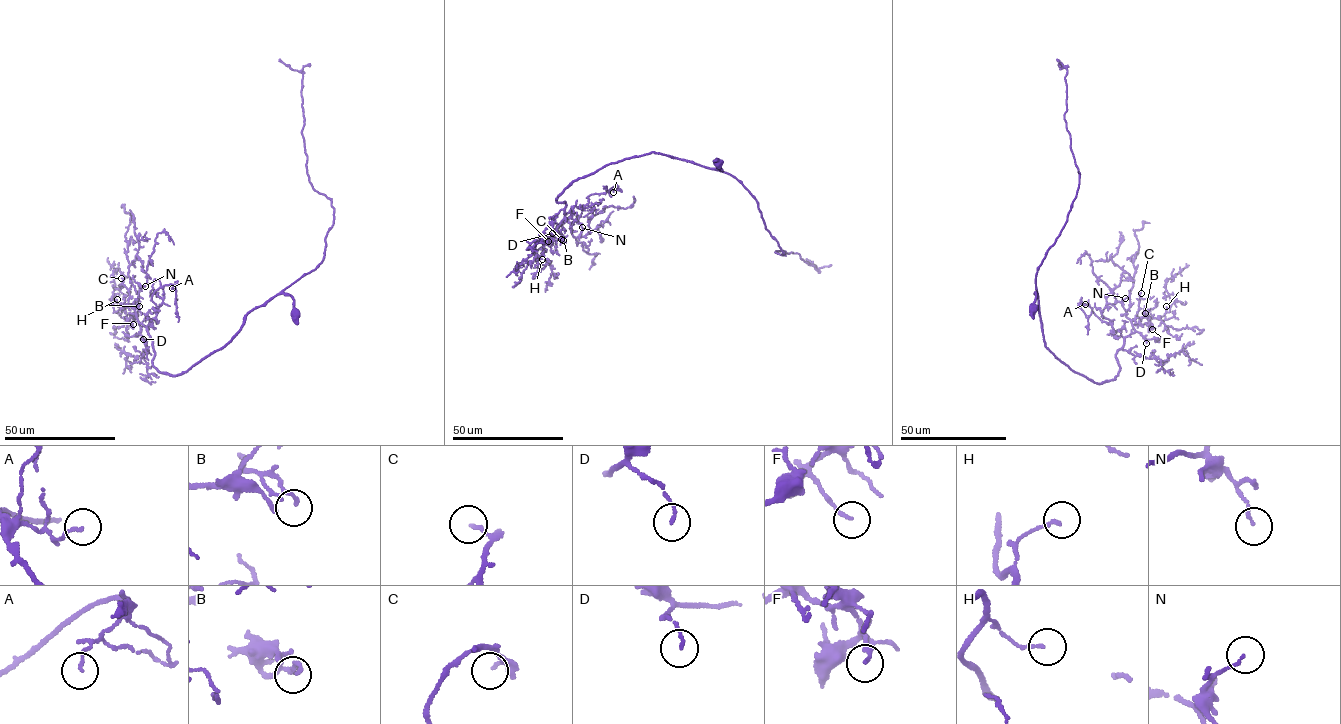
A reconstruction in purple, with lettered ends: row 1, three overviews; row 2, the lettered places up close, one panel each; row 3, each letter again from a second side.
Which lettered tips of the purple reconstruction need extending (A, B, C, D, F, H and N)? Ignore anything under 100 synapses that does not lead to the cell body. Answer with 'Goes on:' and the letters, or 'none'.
Goes on: C

